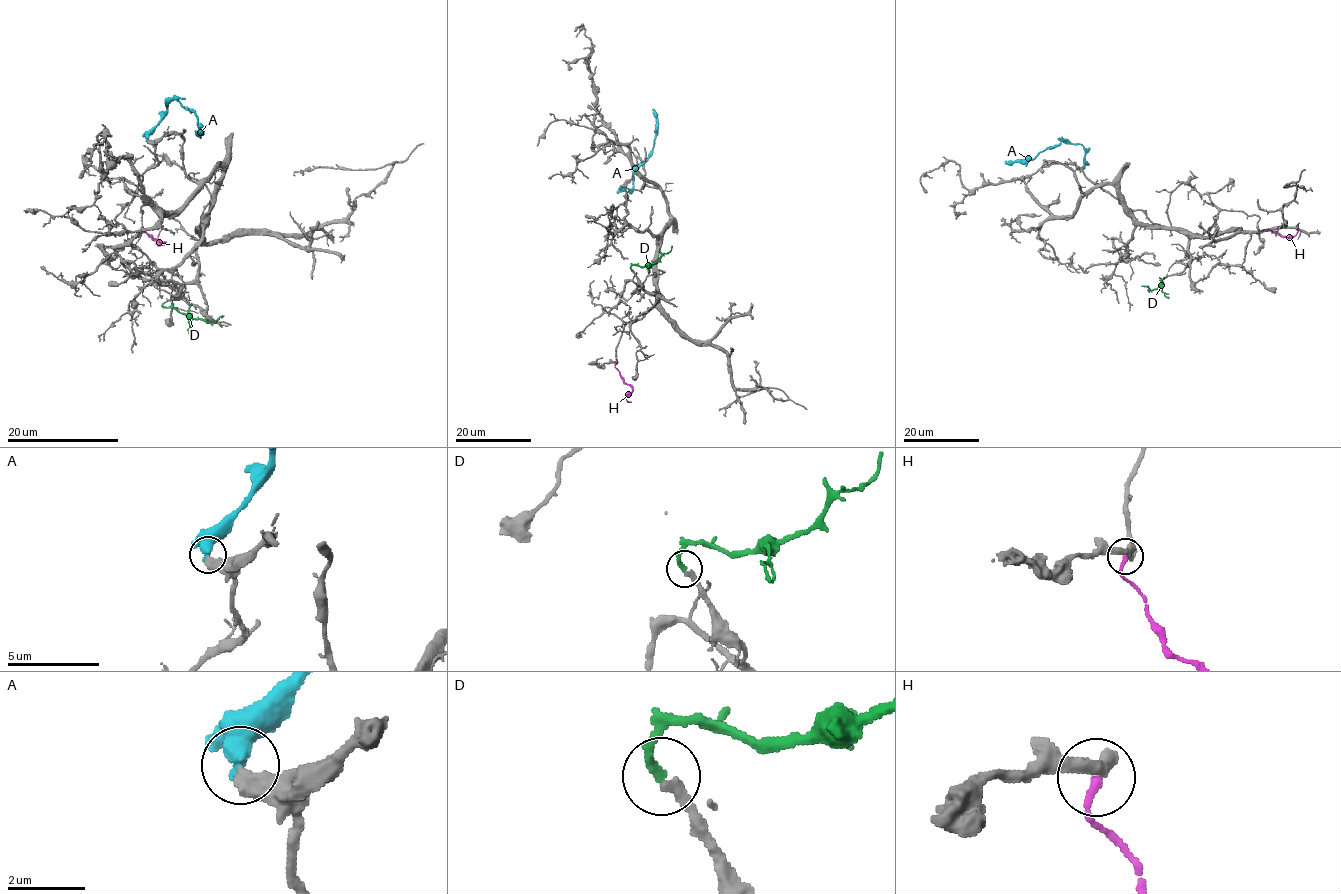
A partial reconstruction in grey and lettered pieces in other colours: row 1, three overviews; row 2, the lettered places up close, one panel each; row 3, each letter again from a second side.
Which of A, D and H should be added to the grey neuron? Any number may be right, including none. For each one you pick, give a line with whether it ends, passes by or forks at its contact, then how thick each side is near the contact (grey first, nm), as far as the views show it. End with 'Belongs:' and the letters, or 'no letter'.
D: it ends | 240/200 nm
Belongs: D

